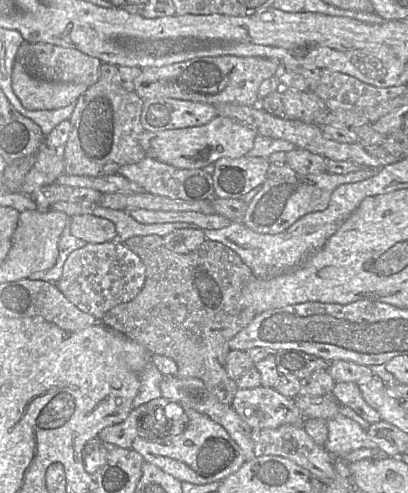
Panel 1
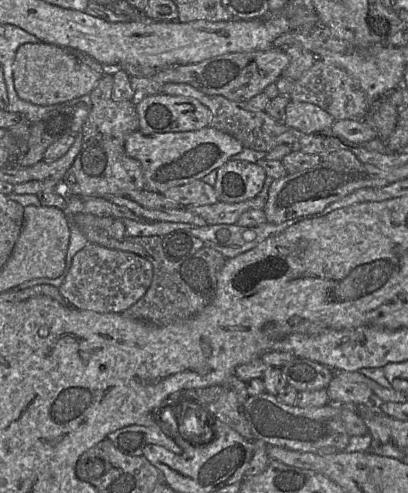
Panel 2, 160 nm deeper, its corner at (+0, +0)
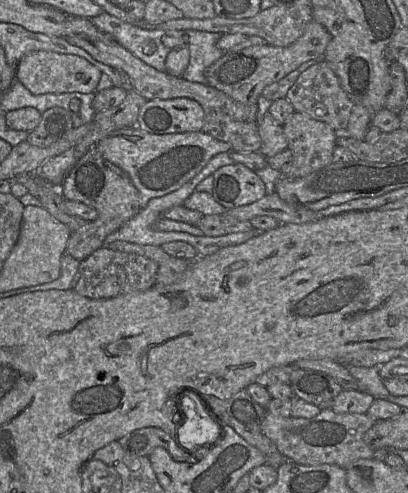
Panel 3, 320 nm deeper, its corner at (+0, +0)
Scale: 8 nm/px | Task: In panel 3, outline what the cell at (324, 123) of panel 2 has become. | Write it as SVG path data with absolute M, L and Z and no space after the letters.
M293 112L282 128L293 155L292 168L282 177L301 178L333 163L338 132L330 125L306 114Z

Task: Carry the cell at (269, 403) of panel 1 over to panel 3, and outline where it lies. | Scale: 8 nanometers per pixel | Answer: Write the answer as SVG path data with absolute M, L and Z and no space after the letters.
M328 408L312 418L282 417L266 411L260 426L287 461L300 465L331 464L346 469L359 459L374 458L374 451L365 444L363 436L375 423L367 413L339 414Z

